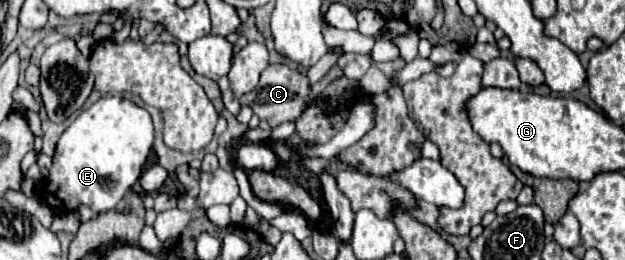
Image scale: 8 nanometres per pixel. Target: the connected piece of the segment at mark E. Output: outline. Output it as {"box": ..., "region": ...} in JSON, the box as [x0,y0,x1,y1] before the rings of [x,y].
{"box":[46,97,154,213],"region":[[[102,97],[90,109],[84,109],[62,133],[50,177],[46,181],[46,201],[54,209],[72,211],[80,203],[96,213],[106,213],[138,181],[142,167],[154,143],[152,117],[130,99]]]}

